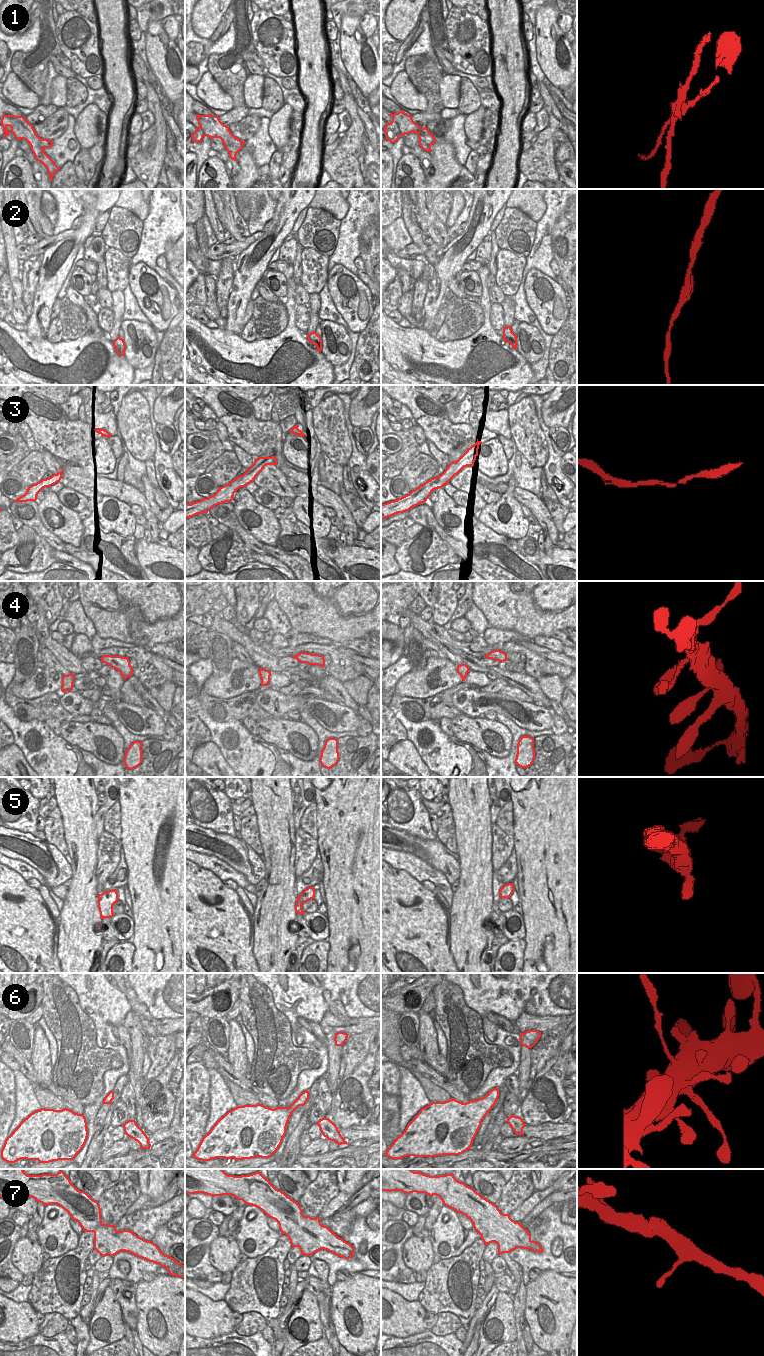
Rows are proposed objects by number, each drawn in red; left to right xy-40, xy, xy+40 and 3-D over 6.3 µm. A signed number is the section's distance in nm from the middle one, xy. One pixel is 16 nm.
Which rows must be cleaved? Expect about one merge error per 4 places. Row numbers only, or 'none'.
1

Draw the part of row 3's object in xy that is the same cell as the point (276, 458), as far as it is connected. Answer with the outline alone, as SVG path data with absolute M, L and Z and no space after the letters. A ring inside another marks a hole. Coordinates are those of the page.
M276 456L271 457L259 457L254 460L254 464L247 469L247 471L237 476L228 484L219 488L219 490L202 500L193 502L191 504L185 503L185 519L193 517L197 514L208 513L208 511L214 506L233 500L234 493L241 487L246 487L251 482L254 482L256 476L263 470L266 465L276 465Z

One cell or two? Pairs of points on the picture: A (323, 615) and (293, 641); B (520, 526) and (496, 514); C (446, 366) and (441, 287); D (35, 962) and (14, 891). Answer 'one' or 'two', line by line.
A: two
B: one
C: two
D: one

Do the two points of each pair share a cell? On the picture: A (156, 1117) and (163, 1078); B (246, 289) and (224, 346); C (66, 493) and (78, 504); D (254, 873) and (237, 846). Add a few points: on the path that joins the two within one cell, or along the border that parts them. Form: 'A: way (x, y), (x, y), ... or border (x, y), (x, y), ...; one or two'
A: way (168, 1114), (167, 1097), (164, 1090); one
B: border (224, 328), (239, 335); two
C: way (70, 493), (73, 494), (75, 500); one
D: way (251, 866), (238, 853); one

